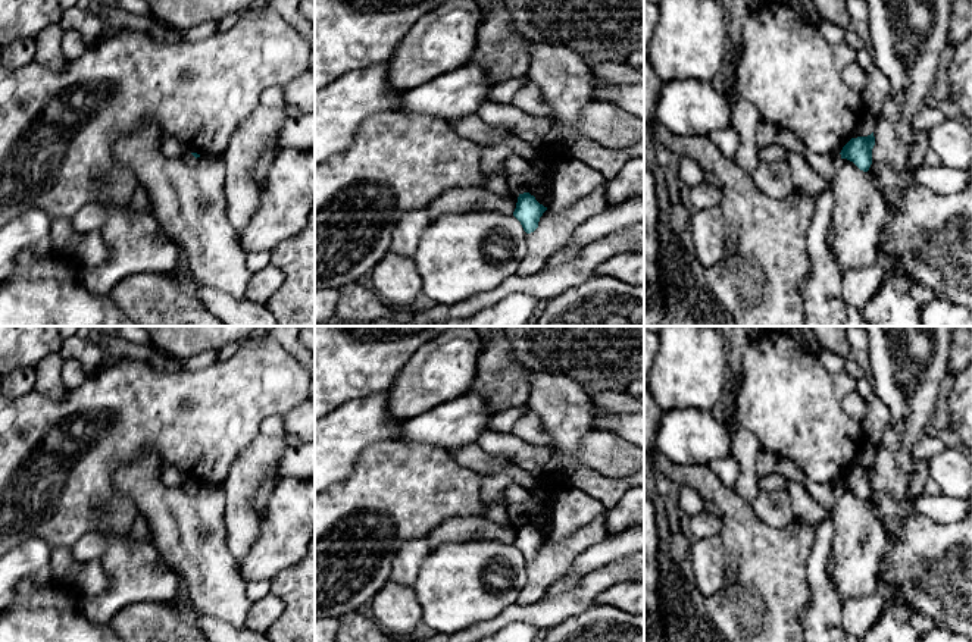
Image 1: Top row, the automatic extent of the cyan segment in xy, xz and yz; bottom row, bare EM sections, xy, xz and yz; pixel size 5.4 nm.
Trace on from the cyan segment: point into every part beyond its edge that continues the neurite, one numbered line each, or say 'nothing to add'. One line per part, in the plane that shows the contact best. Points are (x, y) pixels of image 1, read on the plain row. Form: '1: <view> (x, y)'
nothing to add

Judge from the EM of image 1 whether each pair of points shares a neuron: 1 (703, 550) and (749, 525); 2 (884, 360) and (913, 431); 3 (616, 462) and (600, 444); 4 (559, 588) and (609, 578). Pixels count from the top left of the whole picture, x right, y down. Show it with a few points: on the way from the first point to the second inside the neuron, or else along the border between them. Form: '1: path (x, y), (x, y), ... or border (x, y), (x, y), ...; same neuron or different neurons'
1: border (718, 535), (724, 547), (725, 575); different neurons
2: path (891, 378), (893, 387), (900, 394), (909, 413); same neuron
3: path (612, 457), (603, 448); same neuron
4: border (584, 576), (578, 588), (549, 600); different neurons

